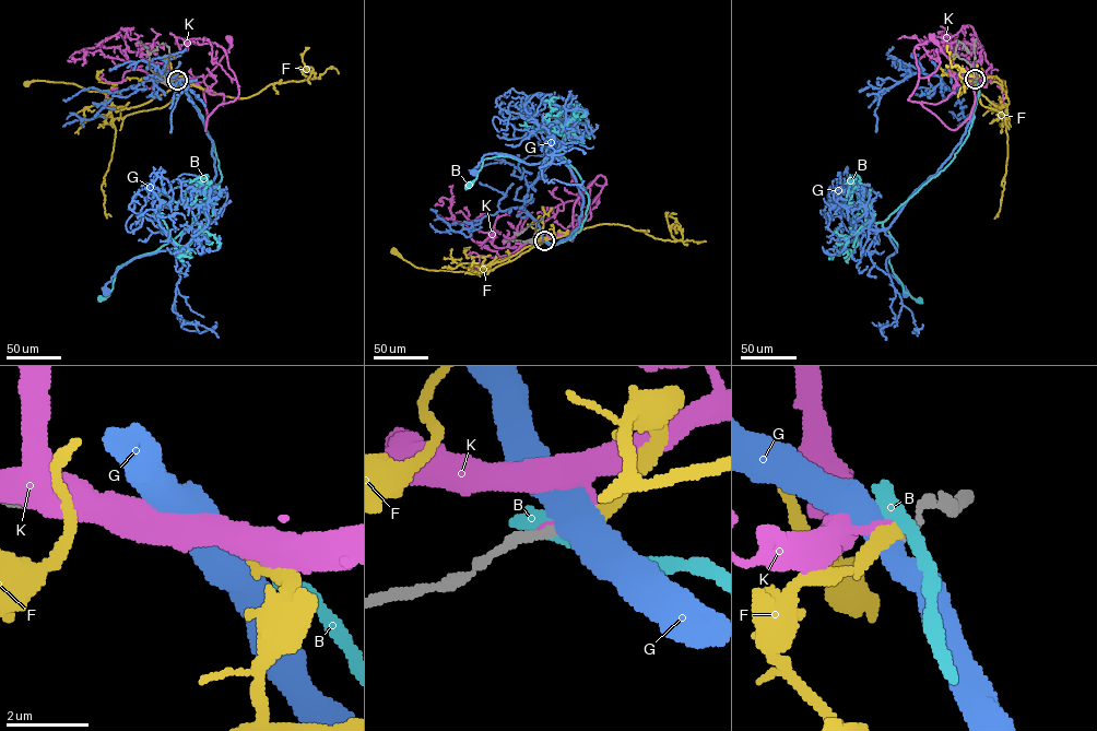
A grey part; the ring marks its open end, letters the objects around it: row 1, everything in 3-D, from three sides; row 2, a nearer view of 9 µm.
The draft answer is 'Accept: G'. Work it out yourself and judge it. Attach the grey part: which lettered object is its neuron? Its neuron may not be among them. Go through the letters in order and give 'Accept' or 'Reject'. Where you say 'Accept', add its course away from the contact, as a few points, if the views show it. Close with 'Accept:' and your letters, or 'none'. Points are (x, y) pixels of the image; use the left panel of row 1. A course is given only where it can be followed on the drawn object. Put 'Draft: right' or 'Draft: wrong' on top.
Draft: wrong
B: Reject
F: Accept. Its course: (177, 80), (178, 85), (146, 103), (124, 108), (106, 105), (104, 93), (73, 83), (34, 80), (26, 84)
G: Reject
K: Reject
Accept: F

